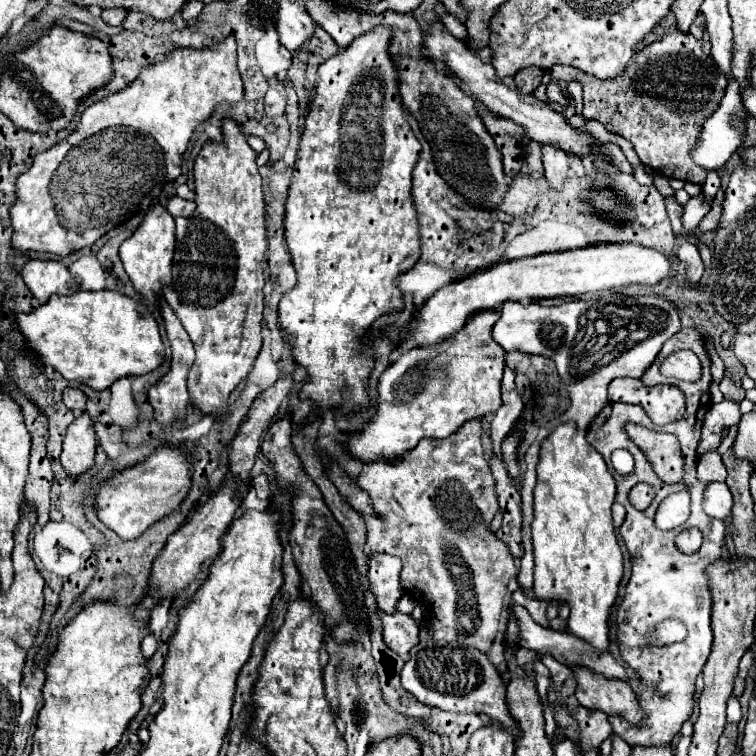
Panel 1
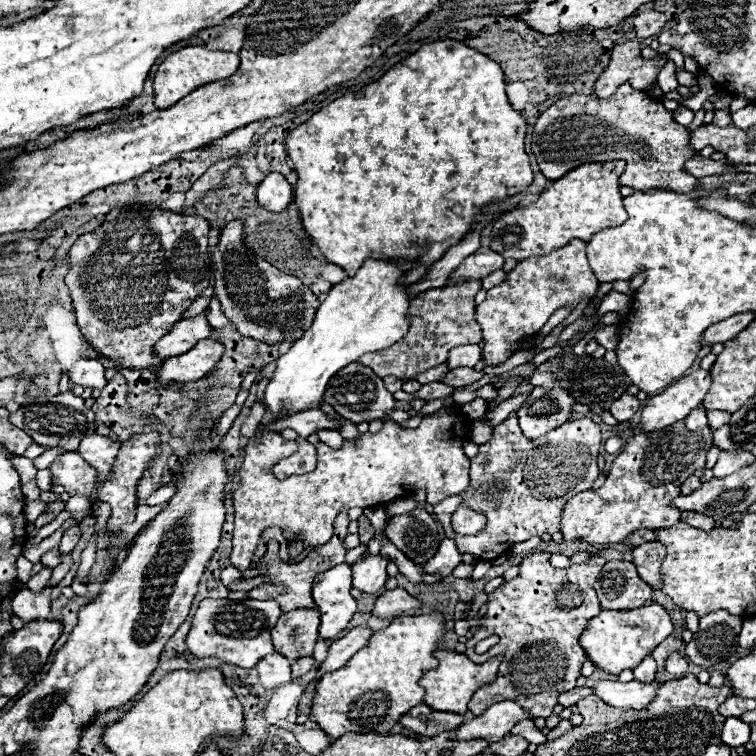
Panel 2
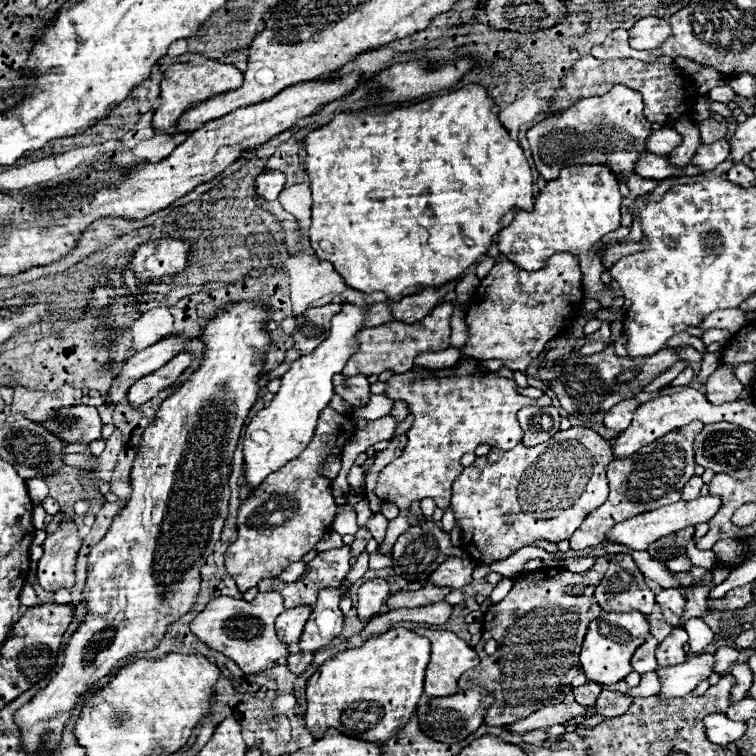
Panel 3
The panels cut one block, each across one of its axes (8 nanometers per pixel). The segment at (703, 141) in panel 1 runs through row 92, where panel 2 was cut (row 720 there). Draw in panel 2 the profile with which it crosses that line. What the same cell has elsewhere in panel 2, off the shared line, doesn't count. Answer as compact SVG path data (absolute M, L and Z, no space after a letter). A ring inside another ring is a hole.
M728 716L726 722L724 722L724 728L722 728L722 742L732 746L732 748L738 748L742 744L748 742L748 736L750 736L750 724L744 724L740 718L736 716Z

